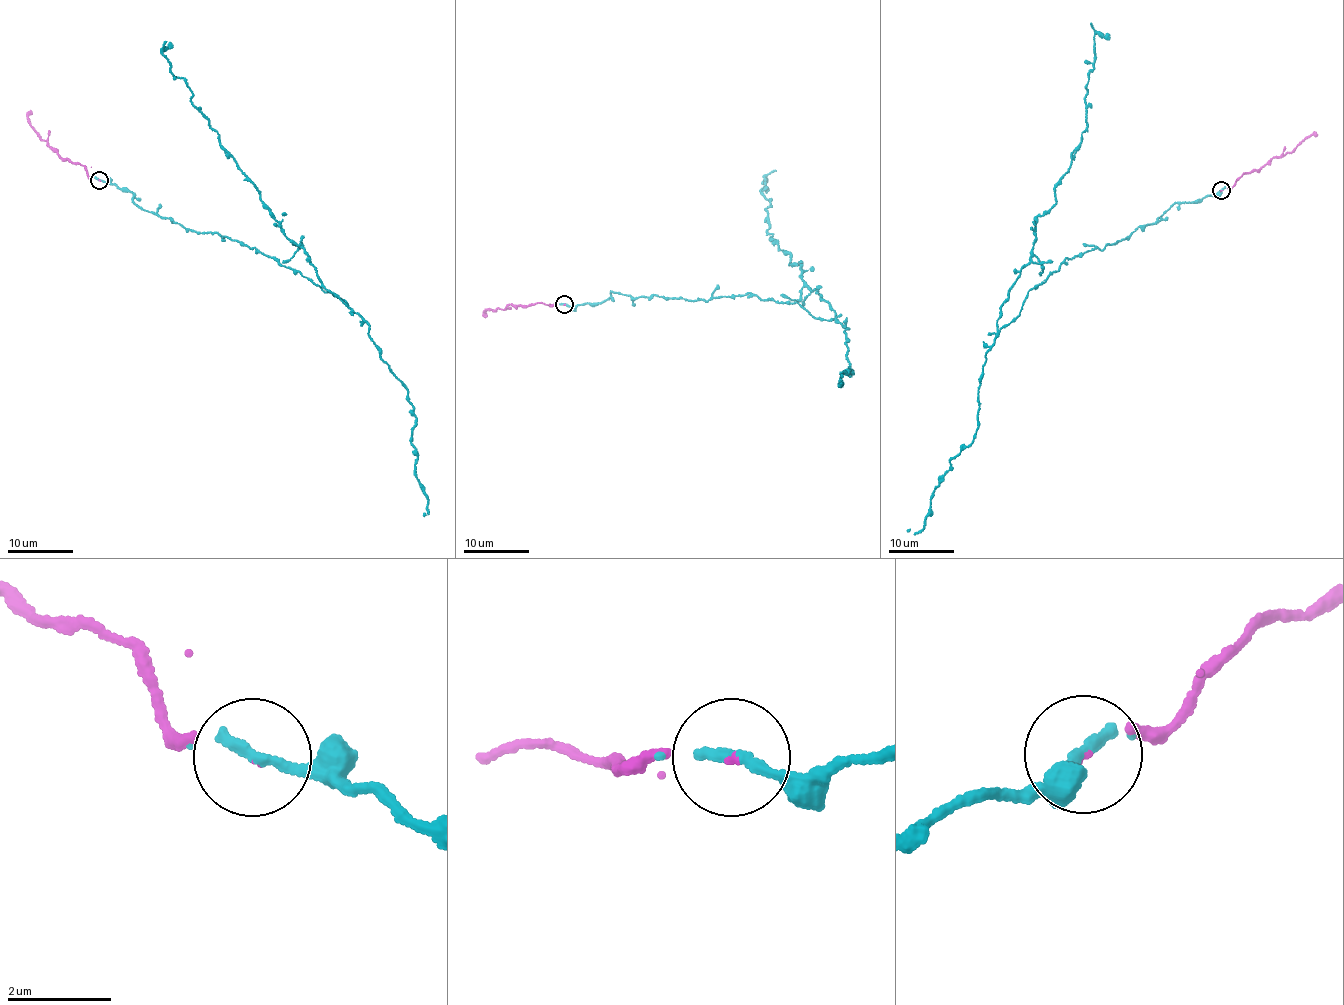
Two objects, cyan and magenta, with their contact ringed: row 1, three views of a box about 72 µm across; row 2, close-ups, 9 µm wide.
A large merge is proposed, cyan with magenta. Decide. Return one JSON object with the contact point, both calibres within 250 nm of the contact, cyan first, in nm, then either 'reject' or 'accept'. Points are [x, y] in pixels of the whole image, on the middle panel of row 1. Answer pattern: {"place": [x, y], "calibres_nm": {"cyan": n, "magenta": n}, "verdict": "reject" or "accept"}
{"place": [564, 304], "calibres_nm": {"cyan": 180, "magenta": 50}, "verdict": "accept"}

